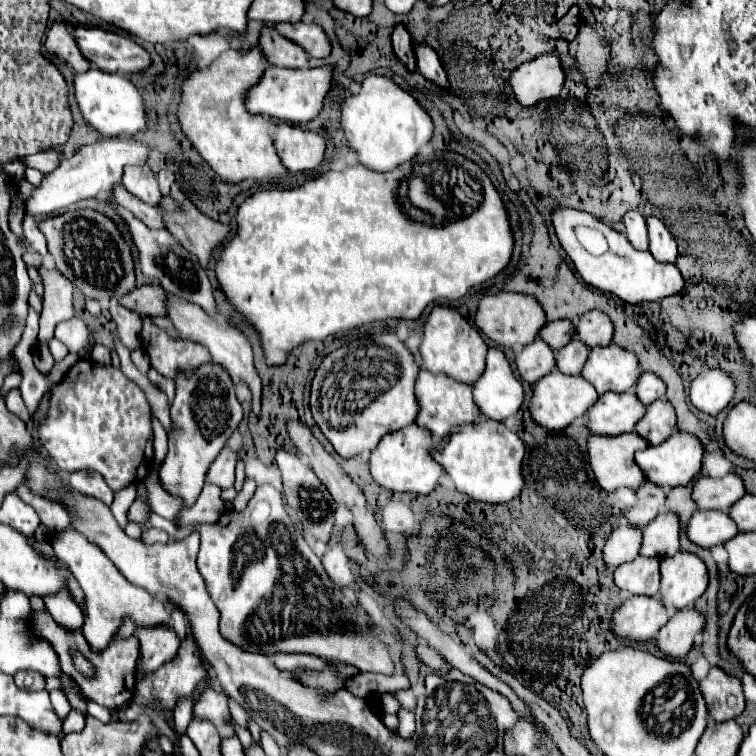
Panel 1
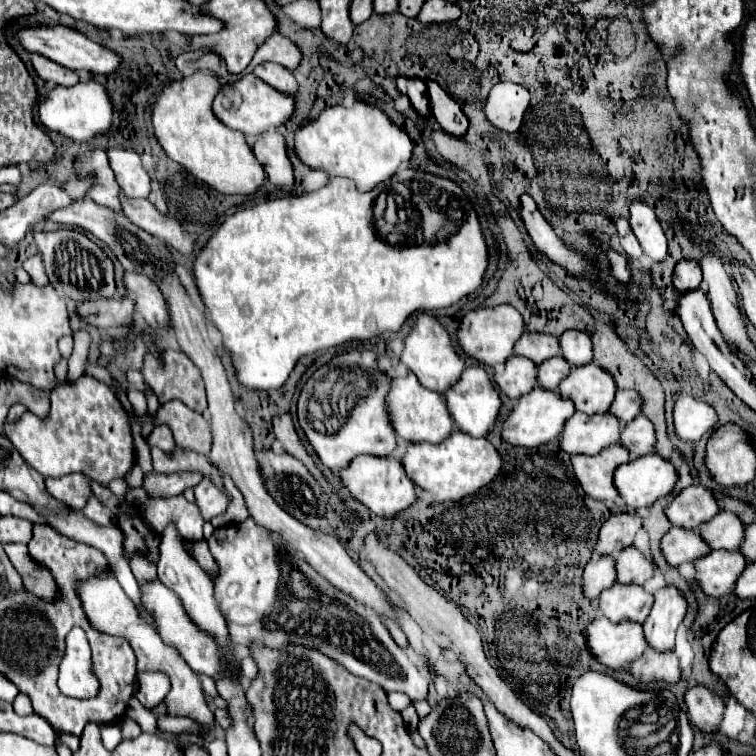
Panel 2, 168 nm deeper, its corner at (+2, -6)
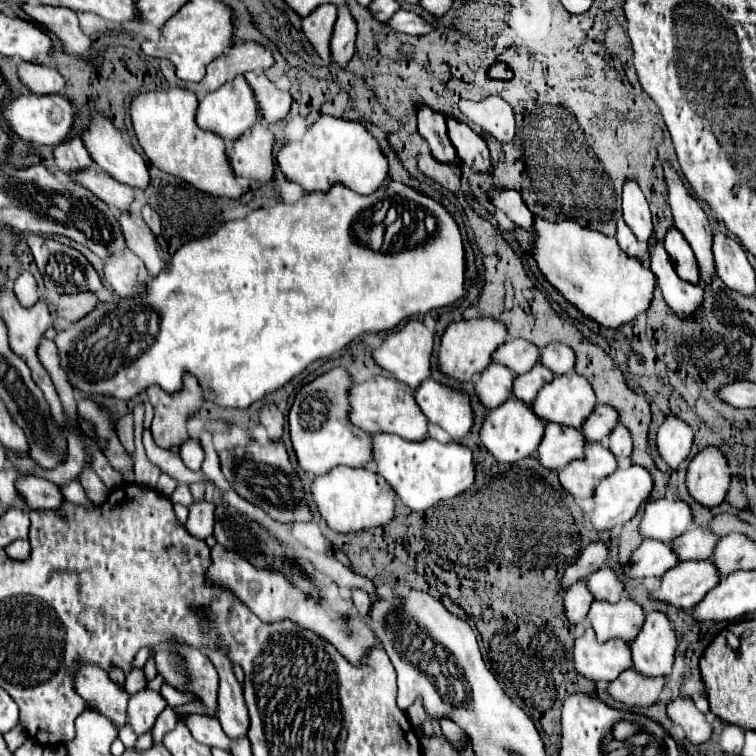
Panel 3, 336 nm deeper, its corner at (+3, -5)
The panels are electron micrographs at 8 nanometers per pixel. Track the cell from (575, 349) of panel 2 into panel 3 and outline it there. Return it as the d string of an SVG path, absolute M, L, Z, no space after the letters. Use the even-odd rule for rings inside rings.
M552 343L546 345L540 353L540 361L542 365L546 365L548 369L554 371L554 375L564 375L564 373L572 373L574 365L576 365L576 353L570 345L566 343Z

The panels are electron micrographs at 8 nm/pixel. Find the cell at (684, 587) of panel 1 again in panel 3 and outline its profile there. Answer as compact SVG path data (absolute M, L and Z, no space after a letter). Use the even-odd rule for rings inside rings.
M662 611L648 613L640 635L630 643L634 669L648 677L658 675L668 677L672 671L676 647L678 647L676 633L666 613Z

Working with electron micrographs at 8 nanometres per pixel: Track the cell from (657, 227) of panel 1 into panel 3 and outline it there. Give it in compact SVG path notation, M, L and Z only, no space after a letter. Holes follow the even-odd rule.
M634 181L624 183L622 193L622 209L624 209L624 221L636 235L636 239L644 245L654 237L654 225L652 225L652 213L648 207L648 201Z

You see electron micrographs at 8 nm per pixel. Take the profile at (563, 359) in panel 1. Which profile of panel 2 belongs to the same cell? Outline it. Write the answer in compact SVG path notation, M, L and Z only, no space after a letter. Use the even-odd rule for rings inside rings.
M561 356L549 358L545 364L537 368L537 384L545 390L553 390L553 386L557 386L563 378L567 378L569 372L571 366Z

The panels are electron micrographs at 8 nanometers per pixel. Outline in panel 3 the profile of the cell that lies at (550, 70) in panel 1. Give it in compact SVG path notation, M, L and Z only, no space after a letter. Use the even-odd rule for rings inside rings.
M488 95L482 101L464 101L462 99L458 103L458 107L470 121L480 125L482 131L490 133L498 141L508 143L514 139L516 113L510 107L510 103L506 103L502 97Z

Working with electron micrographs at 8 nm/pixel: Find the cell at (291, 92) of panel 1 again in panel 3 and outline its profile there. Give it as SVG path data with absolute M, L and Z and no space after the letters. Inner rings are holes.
M240 75L240 77L236 77L236 81L228 81L228 85L222 85L220 89L216 89L200 99L200 109L198 109L196 121L200 123L202 129L208 129L208 131L220 135L226 141L236 141L244 133L248 133L258 119L260 119L260 107L258 107L256 95L254 95L252 87L248 85L248 81Z

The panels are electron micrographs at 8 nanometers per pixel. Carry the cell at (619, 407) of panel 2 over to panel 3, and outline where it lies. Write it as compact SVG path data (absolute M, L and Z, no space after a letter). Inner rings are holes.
M598 405L582 427L586 441L602 441L606 435L612 433L618 421L620 421L620 413L612 405Z

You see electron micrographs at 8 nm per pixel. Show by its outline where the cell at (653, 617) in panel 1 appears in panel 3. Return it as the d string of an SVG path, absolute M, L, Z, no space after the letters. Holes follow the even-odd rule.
M592 627L576 639L576 671L592 681L614 681L624 669L632 667L632 651L626 641L610 639L600 643Z

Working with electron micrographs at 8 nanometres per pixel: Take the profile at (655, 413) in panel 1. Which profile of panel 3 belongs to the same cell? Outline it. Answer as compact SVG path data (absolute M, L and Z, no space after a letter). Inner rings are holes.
M618 423L614 427L614 431L610 433L610 447L612 447L612 453L616 453L616 457L630 457L632 455L634 441L632 441L632 433L628 433L626 425Z

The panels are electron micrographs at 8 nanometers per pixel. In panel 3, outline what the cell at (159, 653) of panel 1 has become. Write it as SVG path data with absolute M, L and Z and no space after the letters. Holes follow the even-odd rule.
M142 689L134 693L128 701L128 723L136 731L136 735L142 735L152 729L156 717L166 707L166 699L160 691L154 689Z

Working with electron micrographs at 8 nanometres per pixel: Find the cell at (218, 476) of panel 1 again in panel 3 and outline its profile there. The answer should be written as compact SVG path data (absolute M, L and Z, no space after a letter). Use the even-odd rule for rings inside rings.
M194 501L190 505L190 517L186 521L186 529L200 539L206 539L208 535L212 535L214 529L214 521L216 521L216 505L210 501Z

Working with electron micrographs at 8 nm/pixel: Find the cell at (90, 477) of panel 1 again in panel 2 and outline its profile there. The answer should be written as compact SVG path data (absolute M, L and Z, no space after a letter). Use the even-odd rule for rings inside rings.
M67 474L61 478L45 478L45 486L53 498L59 502L65 502L69 508L81 510L87 502L87 496L91 494L91 488L85 480L85 474Z

